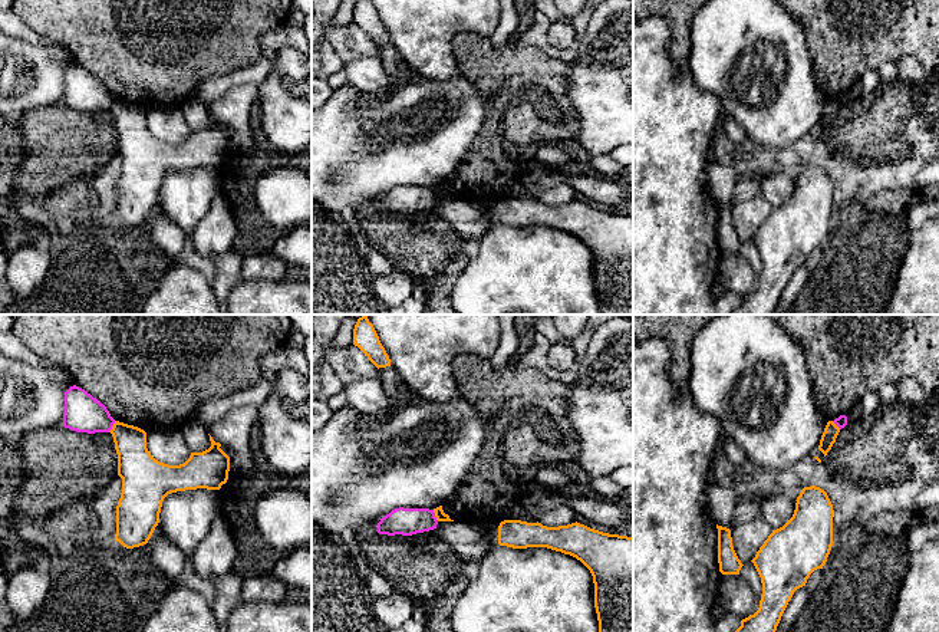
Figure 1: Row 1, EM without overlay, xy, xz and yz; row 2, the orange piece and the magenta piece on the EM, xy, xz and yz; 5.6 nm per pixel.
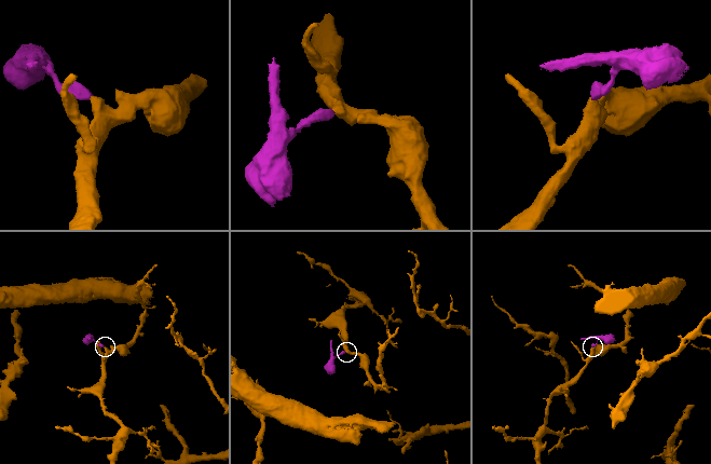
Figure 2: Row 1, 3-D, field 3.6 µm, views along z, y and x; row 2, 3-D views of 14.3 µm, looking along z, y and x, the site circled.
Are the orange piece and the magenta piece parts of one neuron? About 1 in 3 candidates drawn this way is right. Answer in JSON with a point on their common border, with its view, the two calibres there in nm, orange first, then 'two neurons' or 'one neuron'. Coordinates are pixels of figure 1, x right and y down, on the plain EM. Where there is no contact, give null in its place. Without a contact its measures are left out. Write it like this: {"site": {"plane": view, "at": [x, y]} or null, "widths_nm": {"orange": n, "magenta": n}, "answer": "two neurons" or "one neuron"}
{"site": {"plane": "xy", "at": [112, 105]}, "widths_nm": {"orange": 200, "magenta": 200}, "answer": "two neurons"}

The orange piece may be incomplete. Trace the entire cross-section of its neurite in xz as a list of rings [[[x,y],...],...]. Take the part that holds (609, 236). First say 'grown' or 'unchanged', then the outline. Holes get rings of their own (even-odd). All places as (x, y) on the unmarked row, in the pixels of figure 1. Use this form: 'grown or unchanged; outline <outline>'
grown; outline [[[504,198],[488,211],[491,224],[547,226],[580,238],[593,254],[599,315],[633,315],[633,215],[603,211],[577,200],[547,205],[538,200]]]

